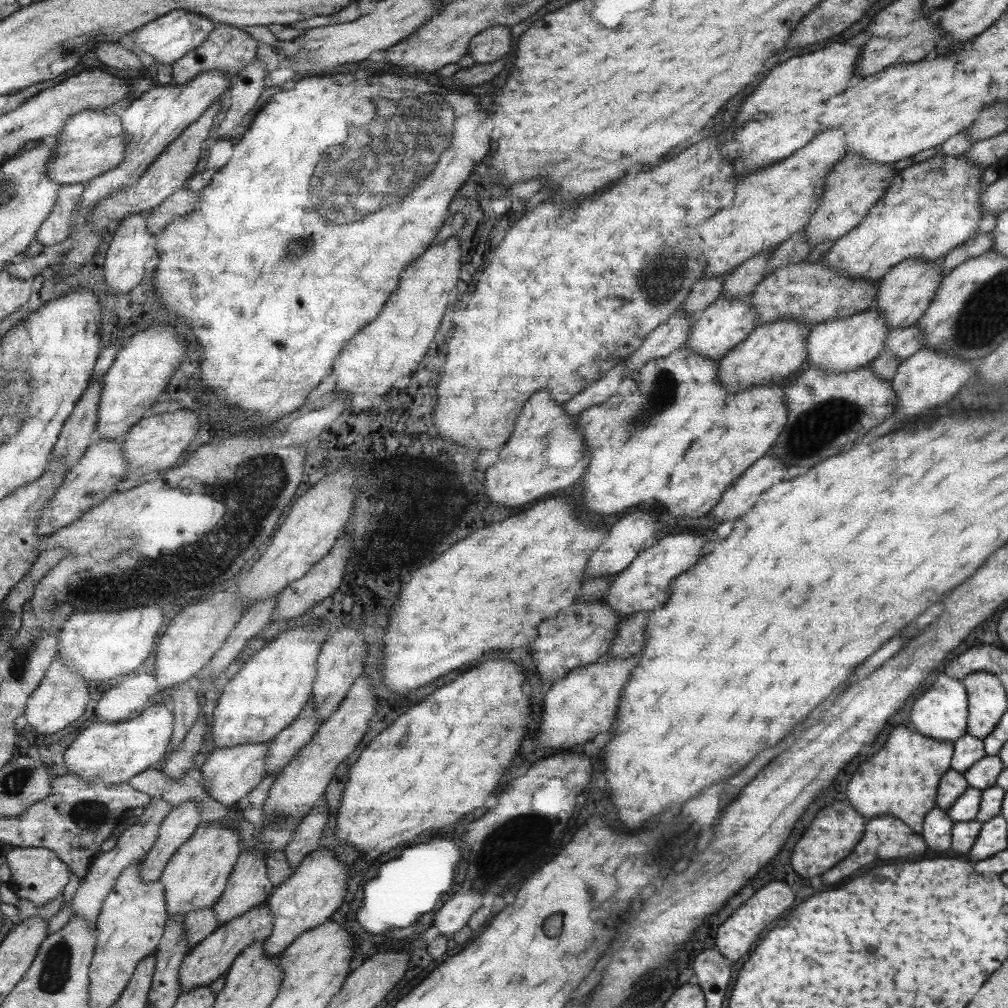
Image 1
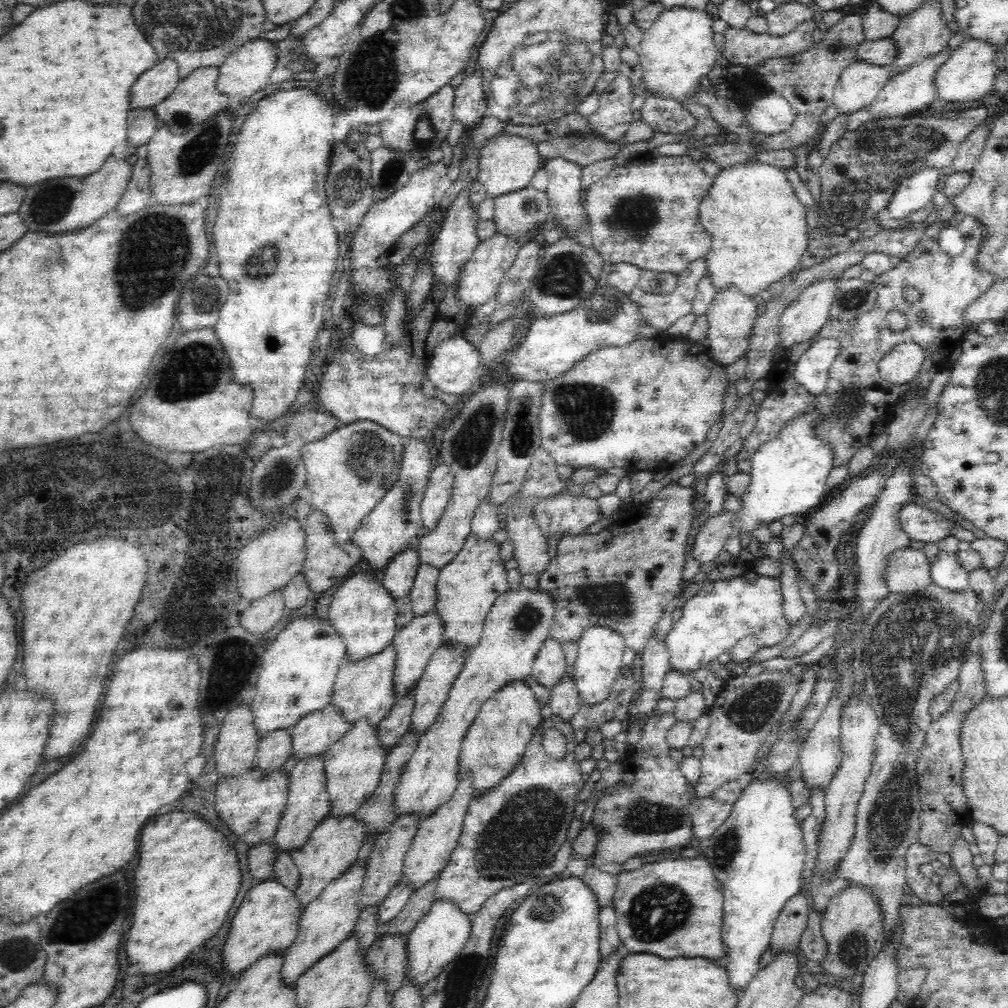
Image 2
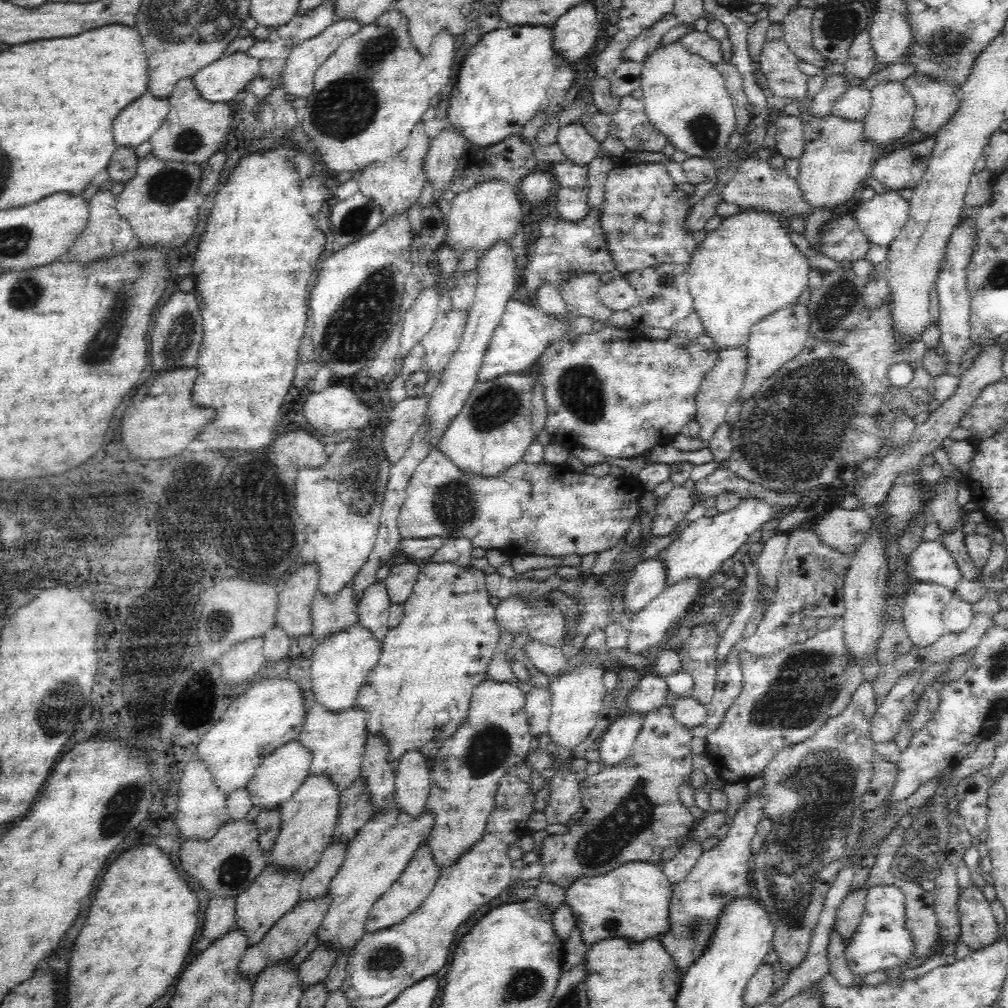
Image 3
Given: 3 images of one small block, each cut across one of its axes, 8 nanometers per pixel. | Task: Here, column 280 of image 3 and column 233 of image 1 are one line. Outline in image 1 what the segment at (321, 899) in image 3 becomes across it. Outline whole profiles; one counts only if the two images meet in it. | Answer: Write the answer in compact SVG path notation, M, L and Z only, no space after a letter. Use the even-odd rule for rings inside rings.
M267 900L263 901L261 905L254 906L253 909L249 909L246 913L219 925L209 936L190 949L187 956L183 957L182 965L178 970L178 981L182 983L181 992L194 989L196 986L209 986L211 981L229 970L234 958L247 945L253 941L265 940L273 932L273 928L274 915L270 911Z

